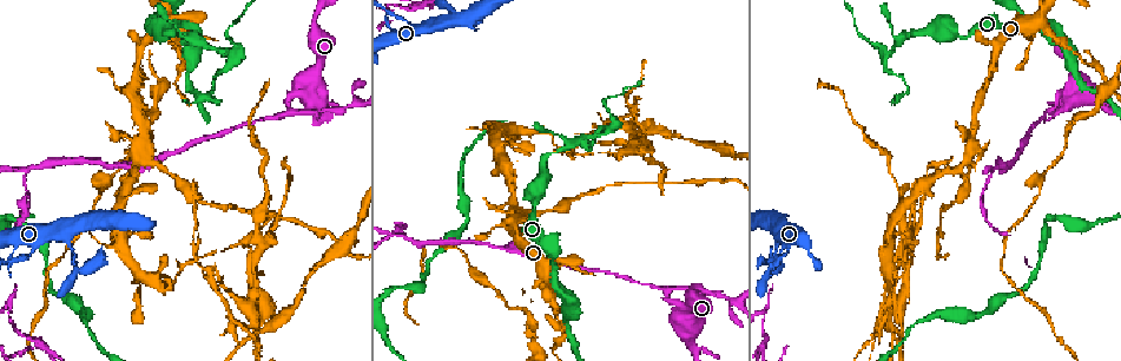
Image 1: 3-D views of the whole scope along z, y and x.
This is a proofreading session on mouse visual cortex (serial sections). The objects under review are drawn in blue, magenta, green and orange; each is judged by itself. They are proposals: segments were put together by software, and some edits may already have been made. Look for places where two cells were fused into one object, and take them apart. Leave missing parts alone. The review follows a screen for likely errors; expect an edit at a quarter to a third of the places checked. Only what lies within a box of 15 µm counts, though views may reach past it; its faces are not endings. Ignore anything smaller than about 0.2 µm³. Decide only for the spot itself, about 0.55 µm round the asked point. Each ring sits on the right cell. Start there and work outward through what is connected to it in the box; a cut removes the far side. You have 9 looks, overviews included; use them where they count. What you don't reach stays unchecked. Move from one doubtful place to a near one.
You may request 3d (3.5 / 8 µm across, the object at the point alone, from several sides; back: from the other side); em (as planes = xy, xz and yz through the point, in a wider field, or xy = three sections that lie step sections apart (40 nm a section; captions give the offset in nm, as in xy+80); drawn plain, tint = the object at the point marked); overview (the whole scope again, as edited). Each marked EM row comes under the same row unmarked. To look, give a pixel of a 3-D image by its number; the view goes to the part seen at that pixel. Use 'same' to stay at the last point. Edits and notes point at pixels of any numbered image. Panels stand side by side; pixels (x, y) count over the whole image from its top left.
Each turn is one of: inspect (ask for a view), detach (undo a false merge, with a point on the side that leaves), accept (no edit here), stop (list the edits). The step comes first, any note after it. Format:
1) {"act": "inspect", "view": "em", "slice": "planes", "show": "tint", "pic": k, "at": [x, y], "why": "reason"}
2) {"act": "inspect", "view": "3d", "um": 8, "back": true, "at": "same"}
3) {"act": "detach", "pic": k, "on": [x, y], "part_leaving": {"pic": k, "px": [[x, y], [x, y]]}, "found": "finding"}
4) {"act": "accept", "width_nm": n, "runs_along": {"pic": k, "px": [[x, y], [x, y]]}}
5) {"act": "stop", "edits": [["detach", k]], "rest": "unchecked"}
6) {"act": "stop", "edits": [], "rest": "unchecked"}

{"act": "inspect", "view": "3d", "um": 3.5, "pic": 1, "at": [176, 24], "why": "sharp bend"}

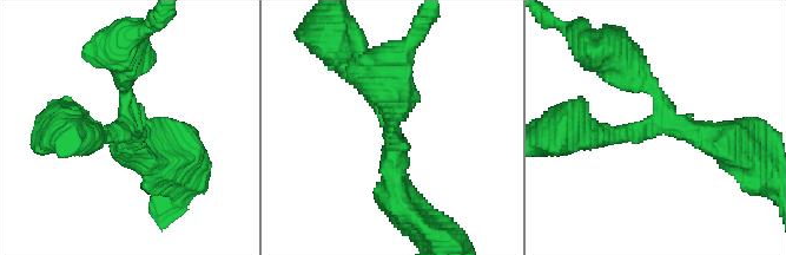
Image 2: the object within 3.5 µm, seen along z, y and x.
{"act": "inspect", "view": "em", "slice": "xy", "step": 3, "show": "tint", "pic": 2, "at": [660, 125], "arms": 3, "arm_widths_nm": [200, 250, 350], "why": "need the tissue"}

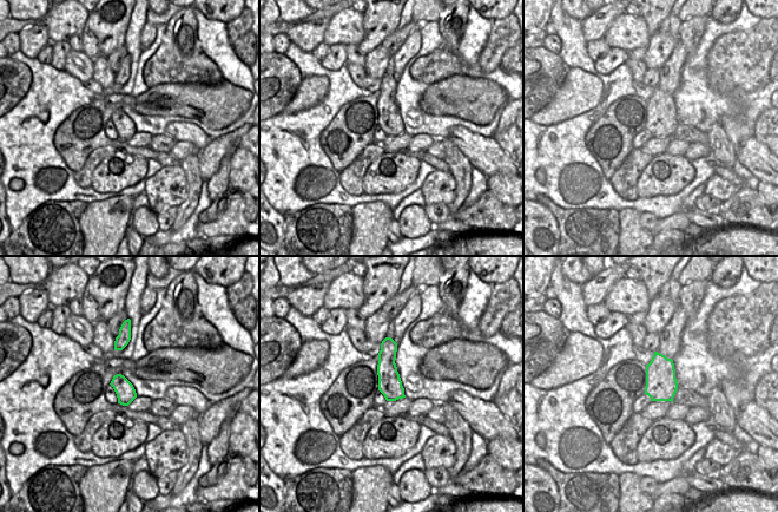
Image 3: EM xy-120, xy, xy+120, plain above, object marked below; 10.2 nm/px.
{"act": "accept", "runs_along": {"pic": 2, "px": [[355, 74], [394, 129], [401, 207]]}, "found": "one cell here"}

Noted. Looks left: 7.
{"act": "inspect", "view": "3d", "um": 3.5, "pic": 1, "at": [970, 148]}

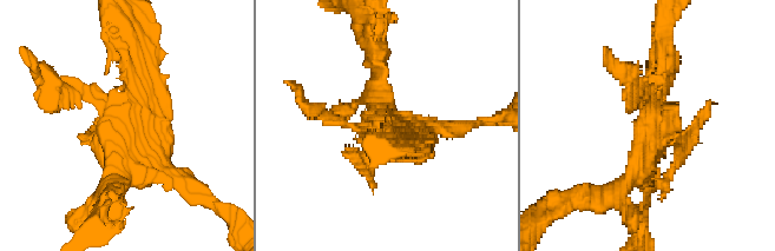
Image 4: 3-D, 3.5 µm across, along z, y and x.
{"act": "inspect", "view": "em", "slice": "xy", "step": 3, "show": "tint", "pic": 4, "at": [653, 136], "why": "now the EM"}

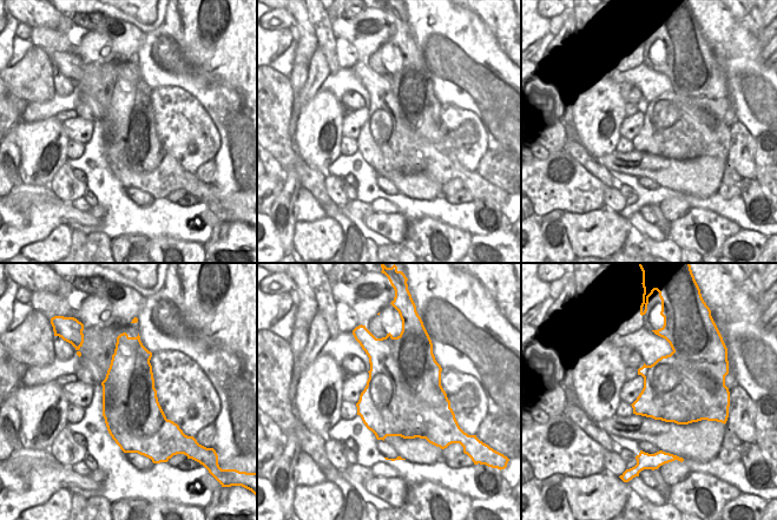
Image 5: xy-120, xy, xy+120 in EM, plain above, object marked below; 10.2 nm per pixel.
{"act": "detach", "pic": 4, "on": [202, 190], "found": "a second cell is stuck on"}

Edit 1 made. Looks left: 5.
{"act": "inspect", "view": "overview", "why": "see it whole again"}

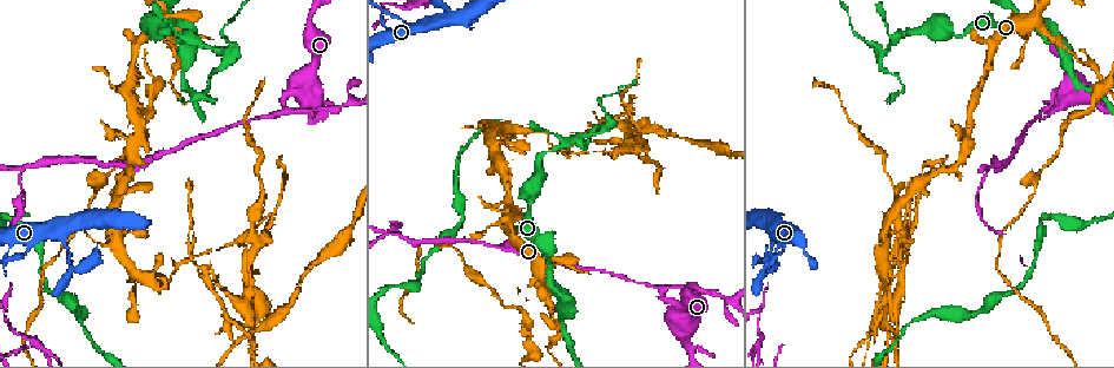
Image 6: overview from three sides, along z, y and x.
{"act": "inspect", "view": "3d", "um": 3.5, "pic": 6, "at": [171, 281], "why": "abrupt turn"}

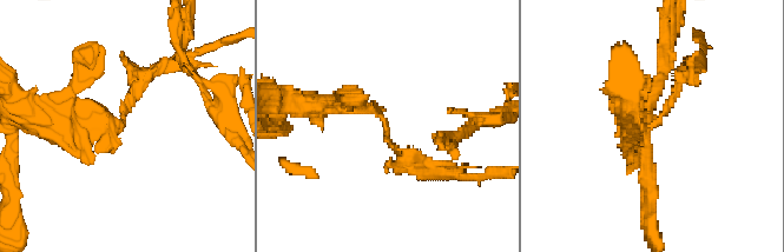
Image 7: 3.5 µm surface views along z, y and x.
{"act": "inspect", "view": "em", "slice": "xy", "step": 3, "show": "tint", "pic": 7, "at": [386, 125]}

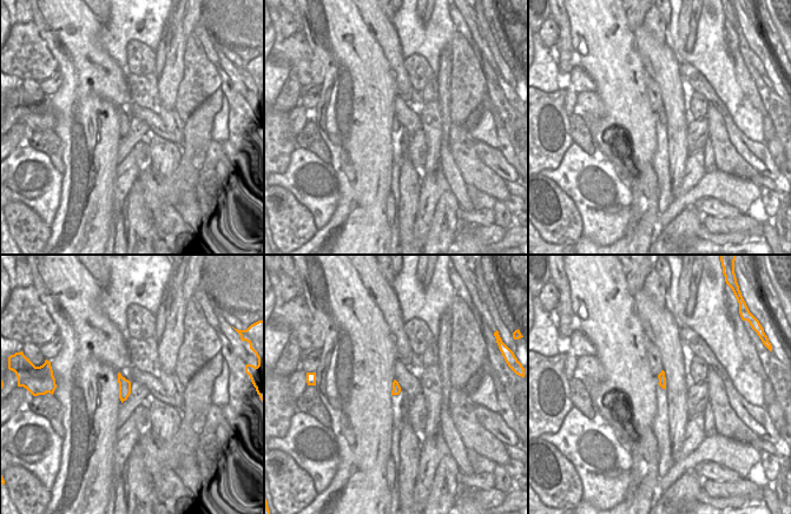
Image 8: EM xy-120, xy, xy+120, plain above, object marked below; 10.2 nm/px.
{"act": "detach", "pic": 7, "on": [143, 80], "width_nm": 100, "part_leaving": {"pic": 7, "px": [[122, 111], [144, 74], [202, 52]]}, "found": "a second cell is stuck on"}

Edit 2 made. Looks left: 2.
{"act": "inspect", "view": "3d", "um": 8, "pic": 6, "at": [611, 124], "why": "abrupt turn"}

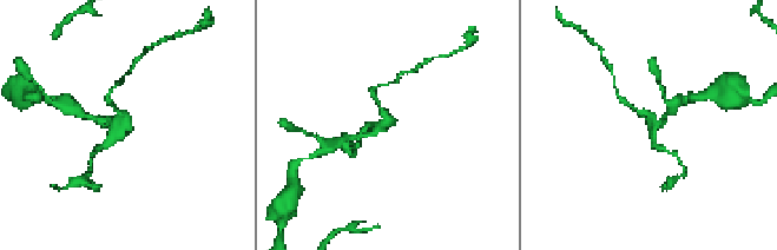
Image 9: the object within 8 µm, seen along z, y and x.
{"act": "inspect", "view": "em", "slice": "planes", "show": "tint", "pic": 9, "at": [389, 119]}

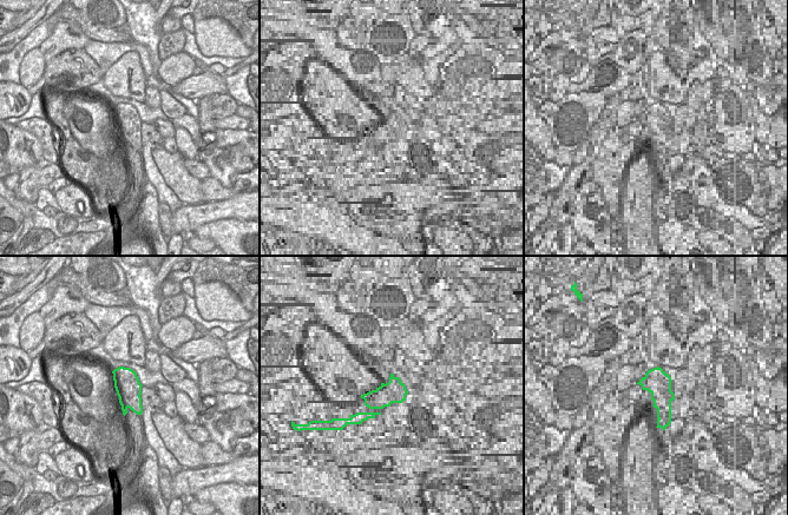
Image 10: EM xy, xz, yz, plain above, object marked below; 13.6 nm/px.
{"act": "accept", "runs_along": {"pic": 9, "px": [[665, 119], [658, 124], [626, 102]]}, "found": "one cell here"}

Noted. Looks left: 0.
{"act": "stop", "edits": [["detach", 4], ["detach", 7]], "rest": "unchecked"}

